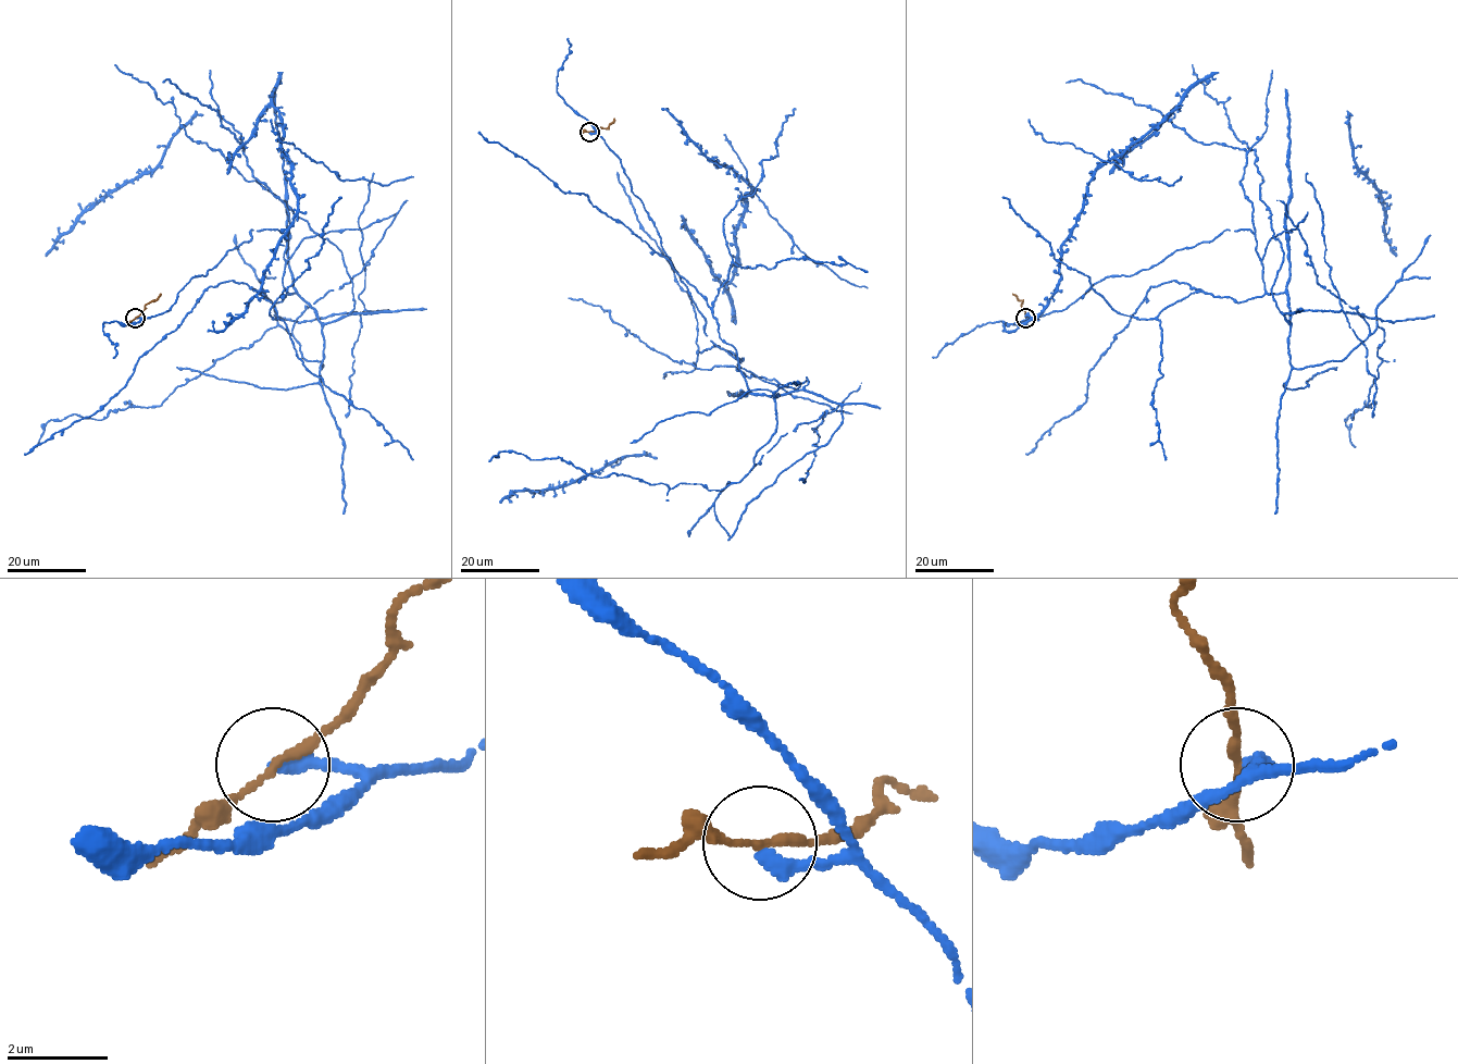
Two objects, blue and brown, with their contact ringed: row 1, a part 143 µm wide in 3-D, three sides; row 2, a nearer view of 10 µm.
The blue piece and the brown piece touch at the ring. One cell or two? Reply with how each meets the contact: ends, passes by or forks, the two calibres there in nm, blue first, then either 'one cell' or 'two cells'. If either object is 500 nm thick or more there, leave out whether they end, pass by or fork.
blue ends; brown passes by; calibres 340 and 170 nm; two cells

